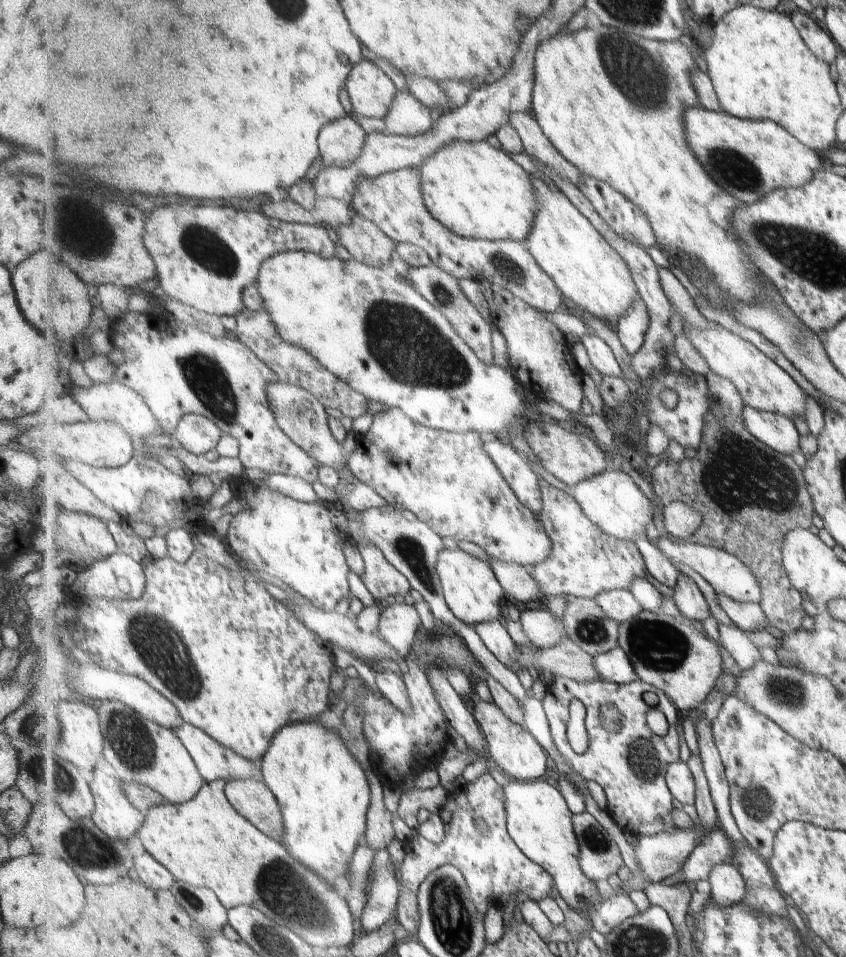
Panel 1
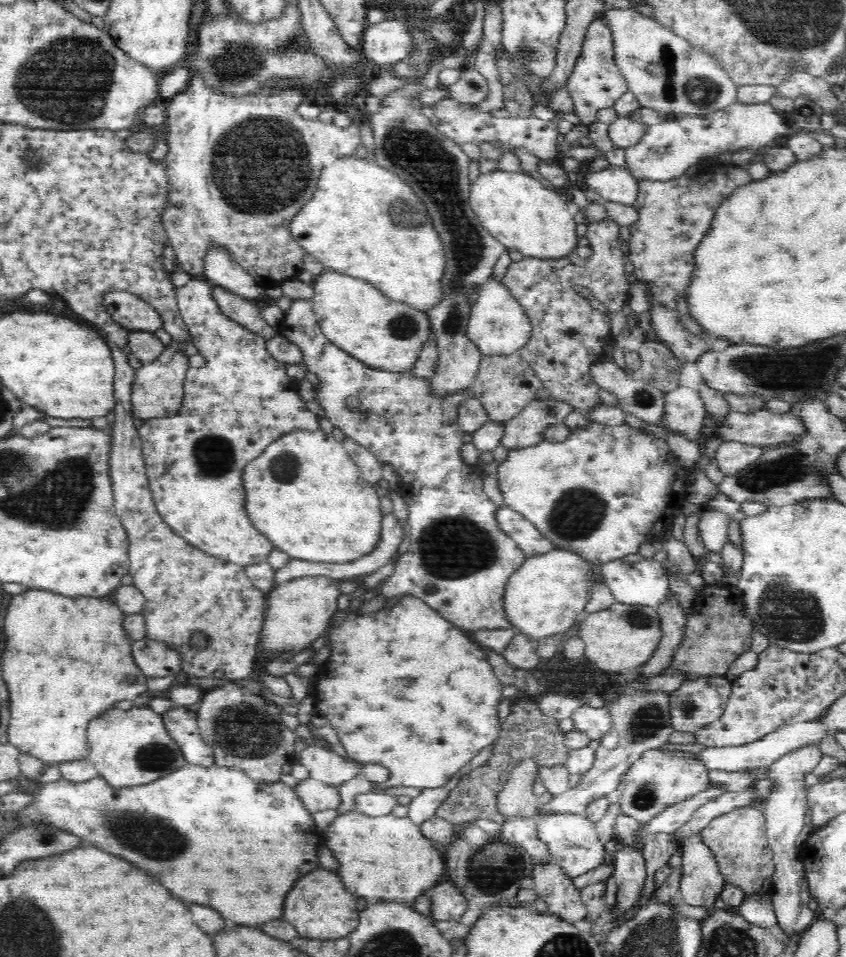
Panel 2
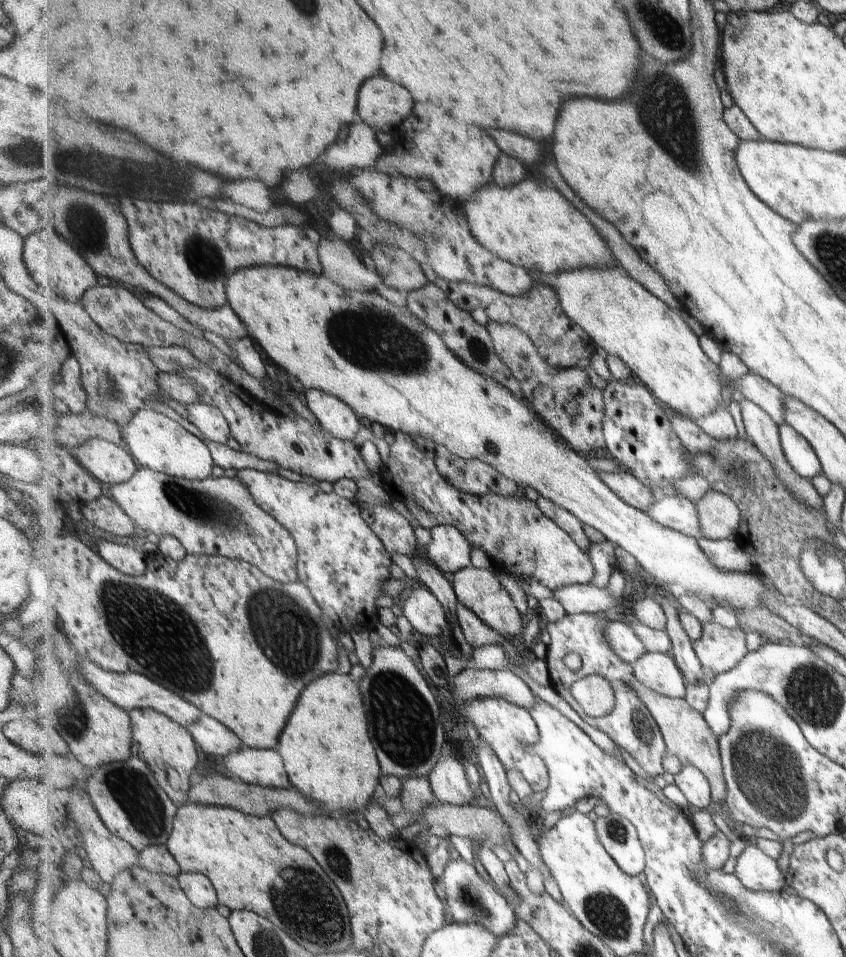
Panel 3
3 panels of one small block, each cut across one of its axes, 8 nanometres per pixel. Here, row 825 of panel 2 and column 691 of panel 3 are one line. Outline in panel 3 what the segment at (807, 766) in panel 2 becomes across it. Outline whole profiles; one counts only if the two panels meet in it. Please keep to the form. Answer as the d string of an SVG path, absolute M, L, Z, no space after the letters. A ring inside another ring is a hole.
M682 766L673 774L674 784L685 799L698 809L711 809L713 806L713 790L710 780L696 766Z

